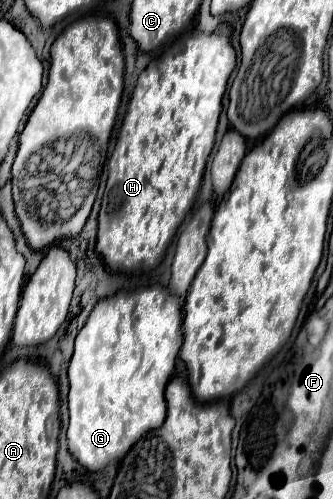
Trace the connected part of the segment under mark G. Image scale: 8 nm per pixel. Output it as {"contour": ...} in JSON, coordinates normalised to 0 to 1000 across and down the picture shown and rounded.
{"contour":[[[456,571],[432,583],[402,583],[402,587],[378,587],[378,583],[360,583],[354,591],[342,595],[318,595],[306,603],[294,603],[294,611],[282,615],[282,623],[270,627],[258,651],[240,659],[234,675],[228,675],[228,695],[222,695],[222,711],[216,711],[216,723],[210,723],[210,735],[204,735],[204,756],[210,756],[210,856],[204,856],[204,900],[210,908],[222,912],[222,920],[252,932],[258,940],[270,944],[300,944],[312,940],[330,924],[360,924],[384,904],[390,896],[444,864],[456,860],[474,860],[492,840],[498,840],[498,800],[492,800],[492,780],[505,772],[505,760],[523,743],[523,731],[529,731],[529,711],[547,695],[547,603],[541,595],[517,591],[498,575],[486,571]]]}

